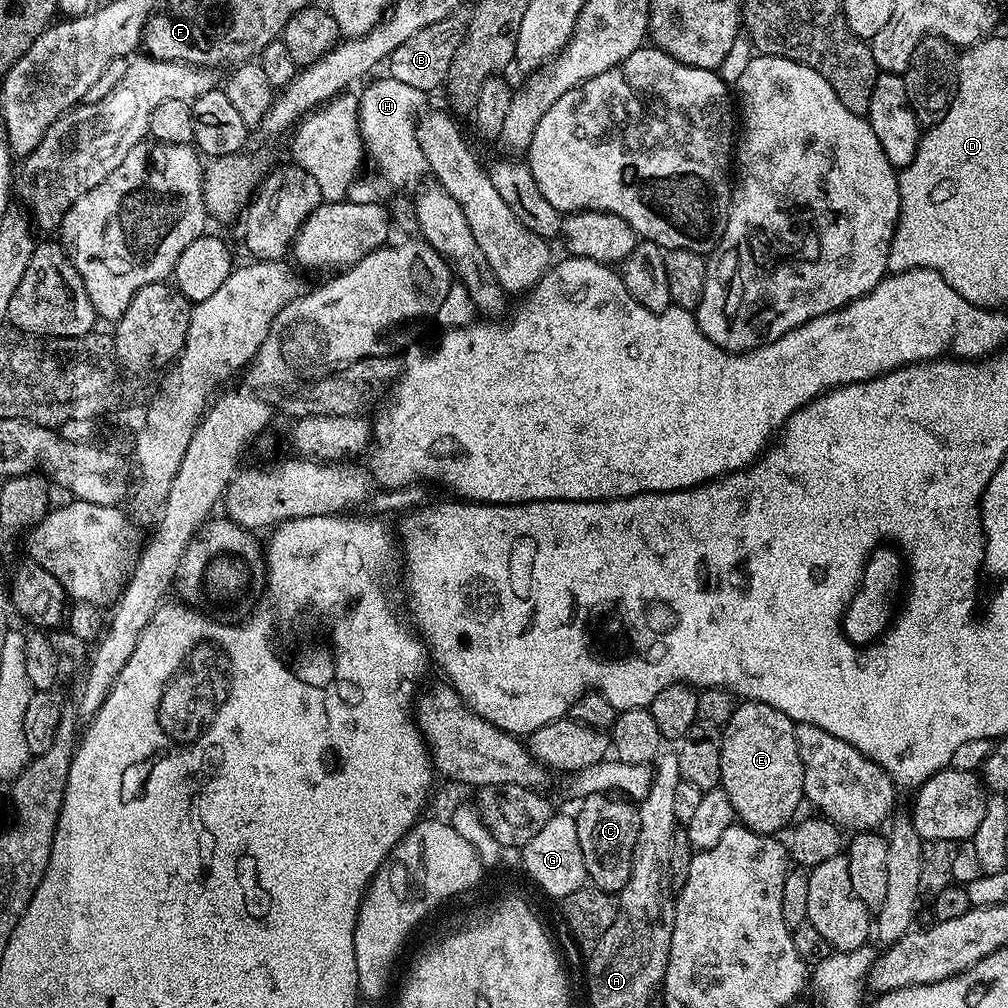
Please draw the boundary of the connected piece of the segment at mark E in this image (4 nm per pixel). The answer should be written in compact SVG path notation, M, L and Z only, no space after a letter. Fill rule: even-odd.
M757 700L737 703L720 737L720 787L734 806L736 820L745 828L765 834L780 834L784 827L787 829L793 823L792 815L805 803L794 721L782 710Z

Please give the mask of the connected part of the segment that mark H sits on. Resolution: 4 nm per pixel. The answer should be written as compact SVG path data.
M389 76L370 83L359 93L358 118L365 153L385 180L396 188L412 188L427 173L425 155L418 144L416 121L425 95Z

